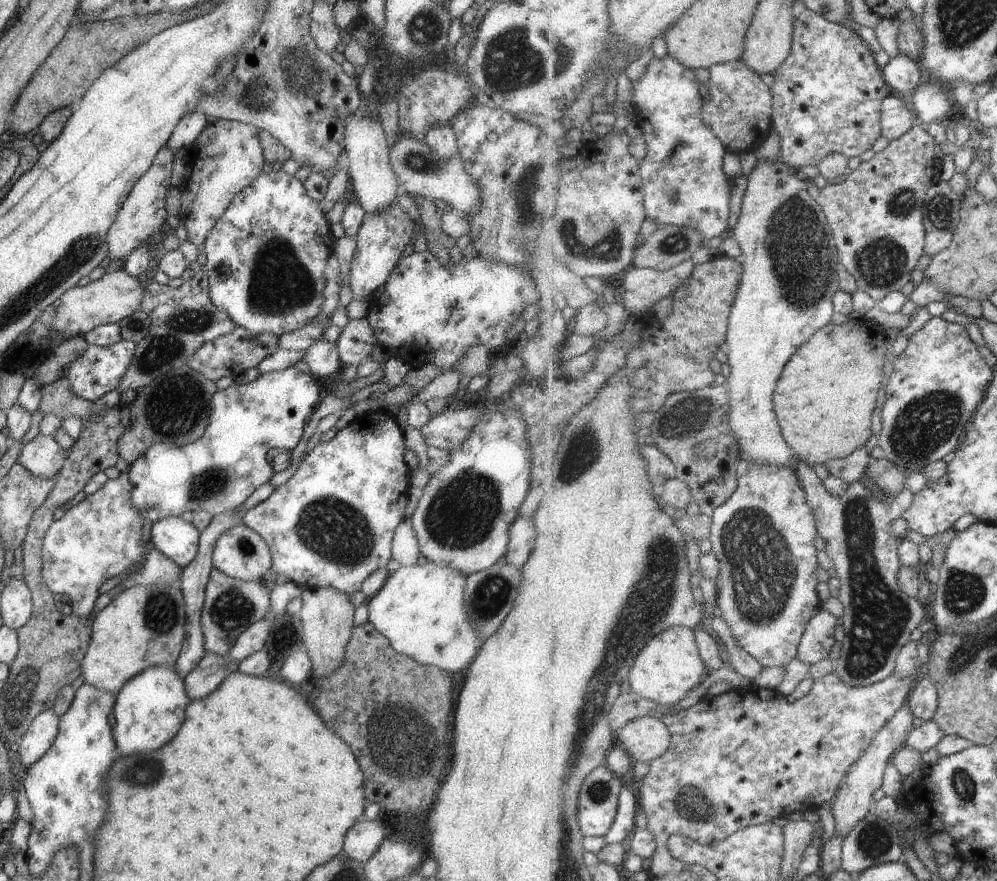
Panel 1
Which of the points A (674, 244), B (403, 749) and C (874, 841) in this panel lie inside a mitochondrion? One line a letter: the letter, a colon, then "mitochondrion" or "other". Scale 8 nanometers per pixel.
A: mitochondrion
B: mitochondrion
C: mitochondrion

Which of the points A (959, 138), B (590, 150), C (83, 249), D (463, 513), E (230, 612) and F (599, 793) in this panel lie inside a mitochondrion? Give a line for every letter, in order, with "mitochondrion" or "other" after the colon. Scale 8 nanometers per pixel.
A: other
B: other
C: mitochondrion
D: mitochondrion
E: mitochondrion
F: mitochondrion

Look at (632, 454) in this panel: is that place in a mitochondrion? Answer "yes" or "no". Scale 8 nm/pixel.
no

